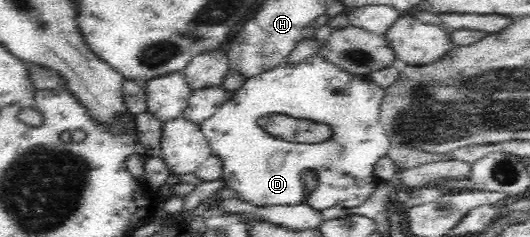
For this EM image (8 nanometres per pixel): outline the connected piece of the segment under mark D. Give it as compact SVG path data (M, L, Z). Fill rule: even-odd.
M314 55L296 66L281 65L264 71L252 78L247 78L240 89L235 91L231 100L222 104L212 117L202 121L201 130L210 142L212 155L222 158L222 178L228 180L226 189L238 194L238 199L250 203L255 207L268 205L308 205L319 210L335 206L354 208L366 202L378 187L380 182L372 171L372 166L378 158L384 157L391 146L391 139L386 135L380 124L380 108L384 99L385 89L376 86L367 77L348 74L338 67L328 64L328 61ZM277 113L302 117L328 125L333 132L330 140L322 143L296 143L286 139L276 138L268 134L264 127L260 127L260 117ZM306 167L320 167L308 169L316 174L316 189L308 191L302 173Z

